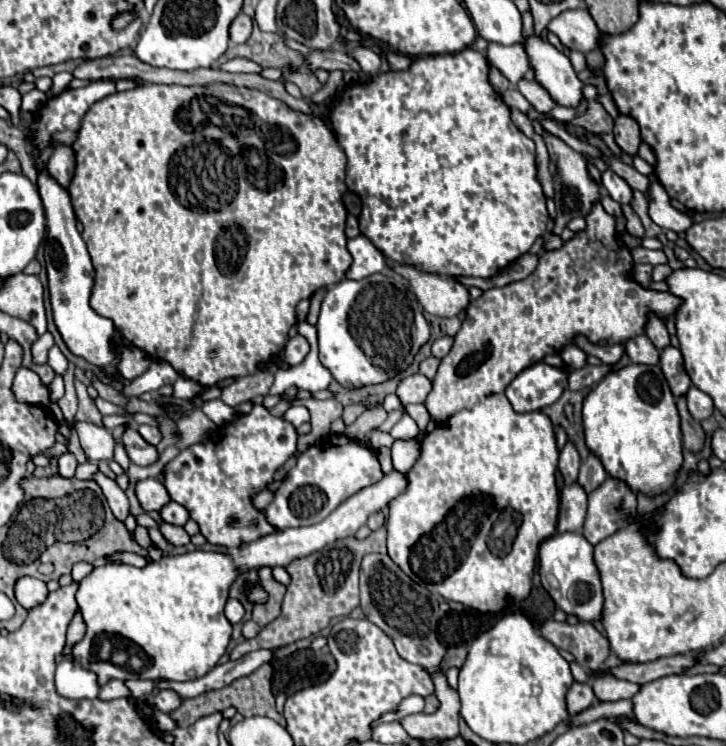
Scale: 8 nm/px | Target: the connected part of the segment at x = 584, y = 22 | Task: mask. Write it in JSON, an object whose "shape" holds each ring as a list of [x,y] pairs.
{"shape":[[[586,8],[566,10],[558,14],[556,18],[550,20],[548,30],[554,32],[560,38],[560,42],[570,50],[590,52],[598,48],[600,30]]]}

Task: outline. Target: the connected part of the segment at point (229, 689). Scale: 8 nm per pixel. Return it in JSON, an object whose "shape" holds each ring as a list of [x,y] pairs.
{"shape":[[[262,664],[262,666],[260,666],[256,672],[252,672],[250,676],[238,678],[238,680],[234,680],[232,684],[228,684],[226,688],[222,688],[222,690],[210,690],[210,692],[204,692],[202,696],[186,698],[186,700],[182,702],[182,706],[176,708],[170,716],[178,722],[178,726],[188,728],[188,726],[194,724],[198,718],[210,716],[210,712],[222,712],[222,710],[234,706],[234,708],[238,710],[238,714],[242,714],[244,718],[248,718],[248,716],[268,716],[268,718],[276,720],[278,724],[284,724],[284,716],[278,714],[276,704],[274,704],[272,674],[274,674],[272,666],[270,666],[270,664]]]}

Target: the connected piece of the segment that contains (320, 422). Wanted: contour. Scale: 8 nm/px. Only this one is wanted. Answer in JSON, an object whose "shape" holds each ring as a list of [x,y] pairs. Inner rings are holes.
{"shape":[[[296,399],[292,404],[302,404],[310,410],[312,430],[310,430],[310,434],[302,436],[304,442],[306,442],[306,446],[322,442],[330,434],[330,424],[336,418],[340,418],[342,410],[344,410],[344,406],[335,399]]]}

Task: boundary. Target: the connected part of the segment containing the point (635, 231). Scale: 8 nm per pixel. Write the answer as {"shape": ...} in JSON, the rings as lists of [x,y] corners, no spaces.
{"shape":[[[626,204],[622,206],[622,212],[624,212],[624,218],[626,218],[626,232],[634,238],[642,238],[644,236],[644,228],[642,228],[642,222],[640,218],[634,214],[634,210]]]}

